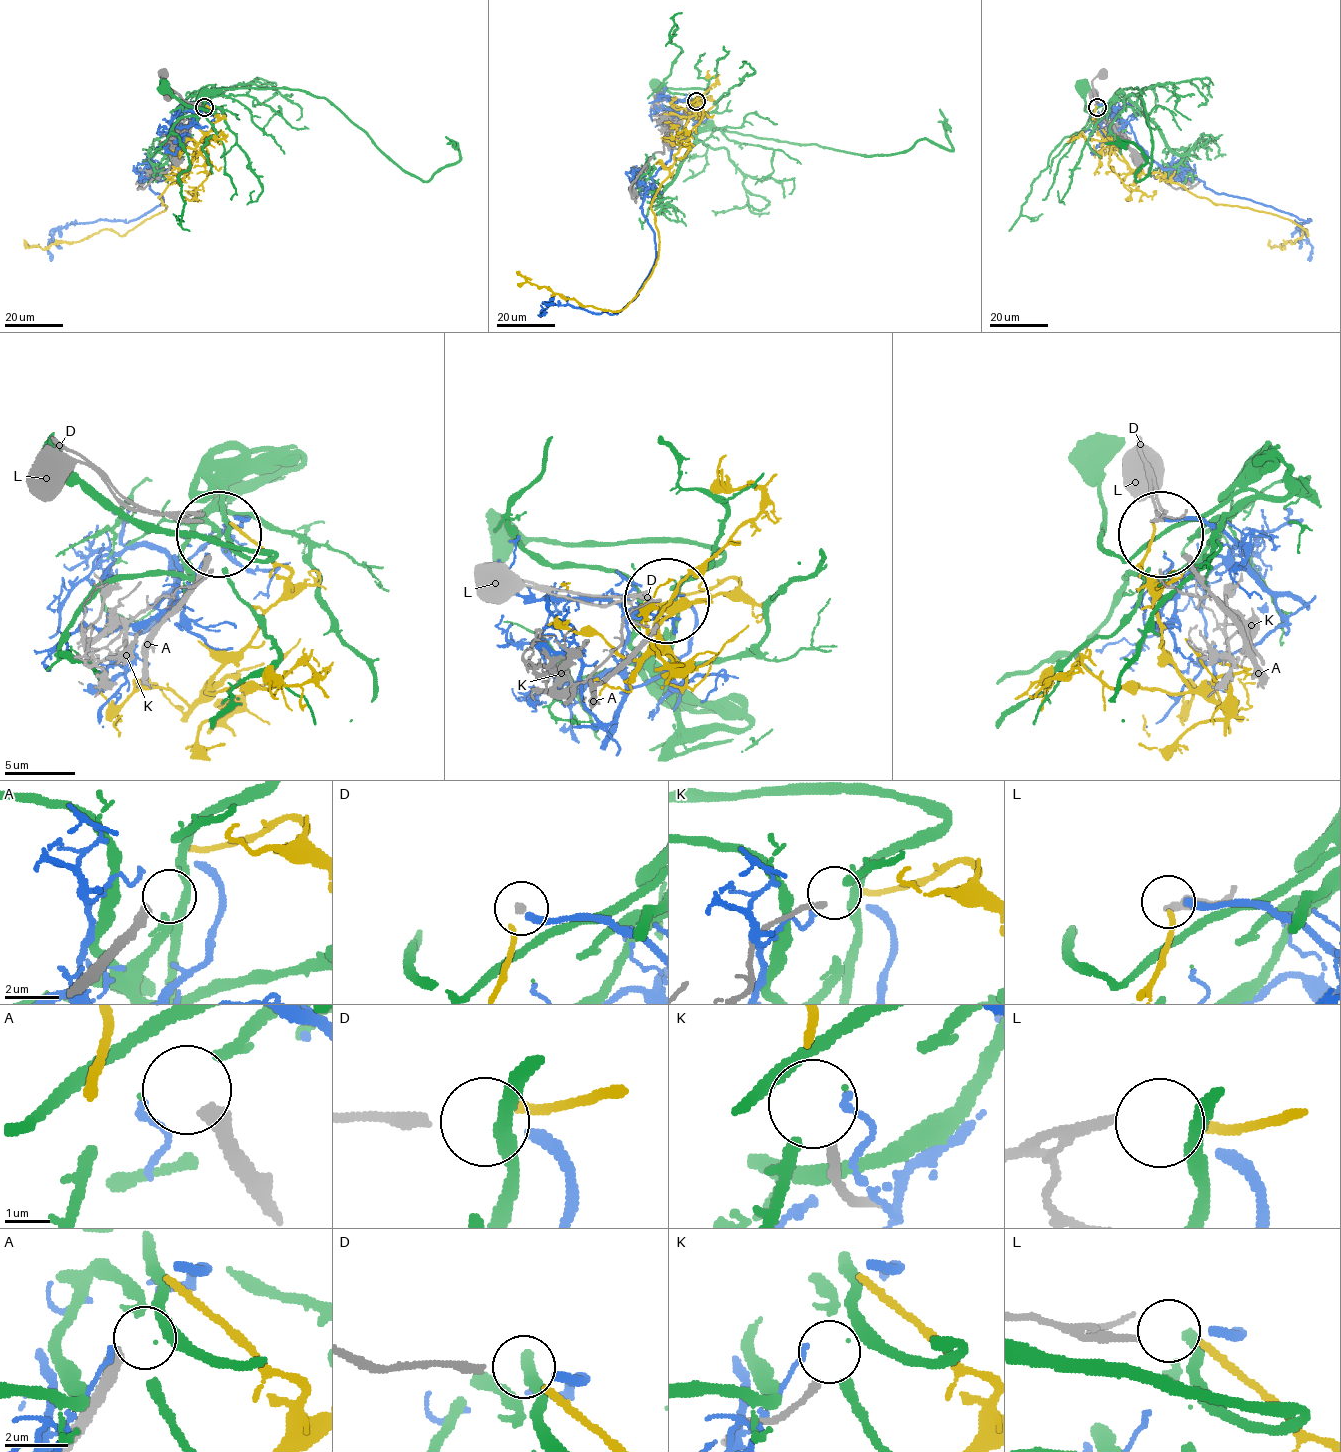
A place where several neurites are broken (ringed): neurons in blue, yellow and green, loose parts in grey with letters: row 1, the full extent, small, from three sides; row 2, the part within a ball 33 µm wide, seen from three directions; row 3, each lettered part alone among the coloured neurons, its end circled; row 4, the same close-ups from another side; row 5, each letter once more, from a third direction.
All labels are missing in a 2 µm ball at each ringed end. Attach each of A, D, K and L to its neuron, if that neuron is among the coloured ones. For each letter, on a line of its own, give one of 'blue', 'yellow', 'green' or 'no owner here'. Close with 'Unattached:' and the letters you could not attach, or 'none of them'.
A: no owner here
D: blue
K: no owner here
L: yellow
Unattached: A, K

